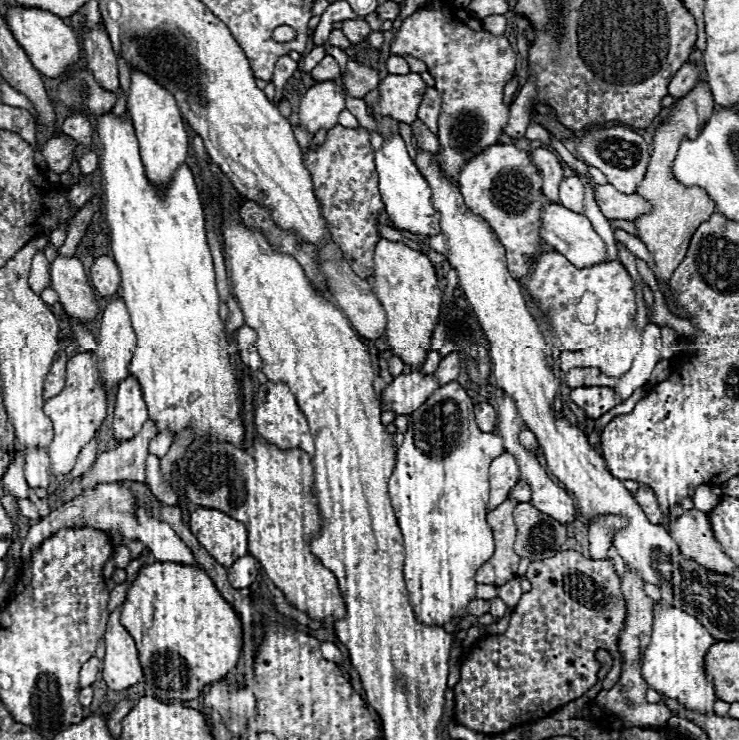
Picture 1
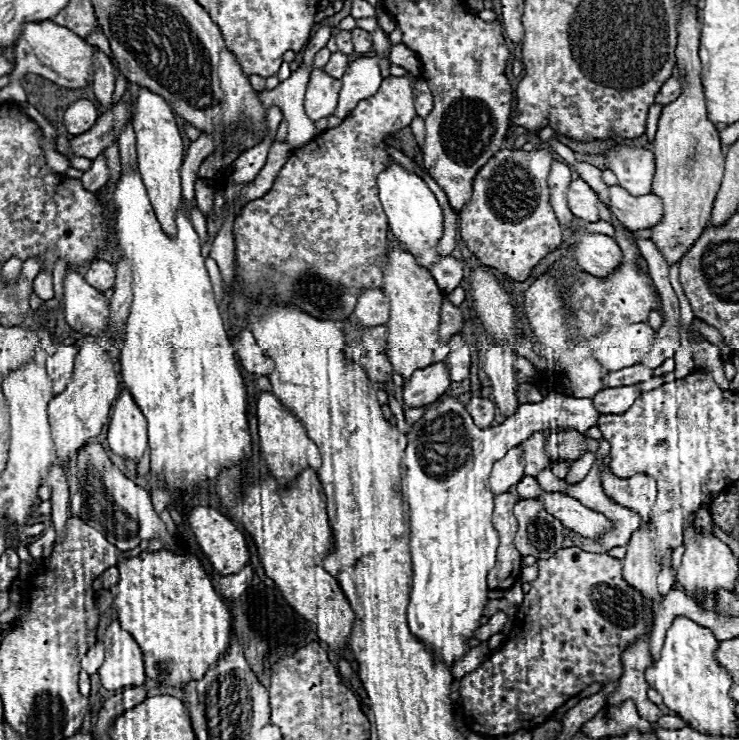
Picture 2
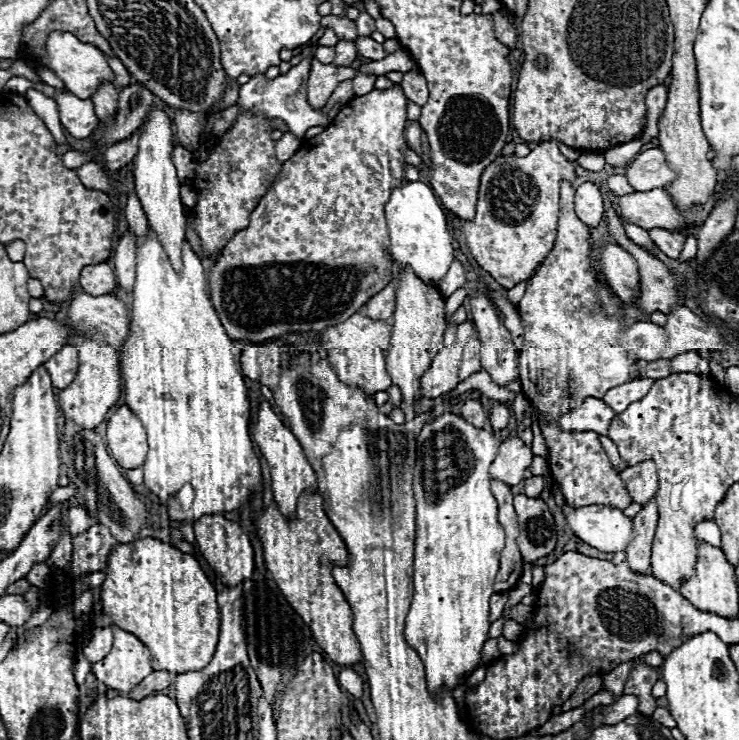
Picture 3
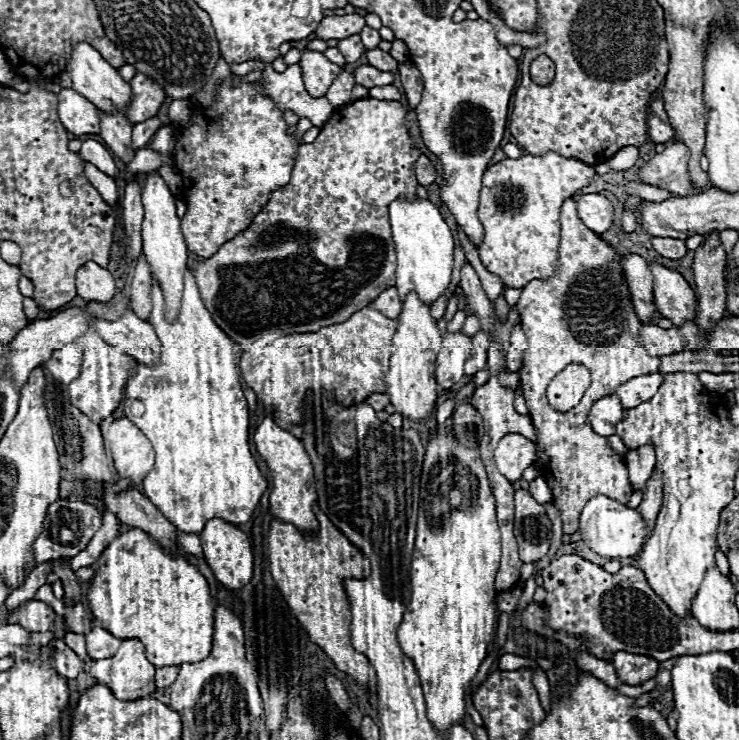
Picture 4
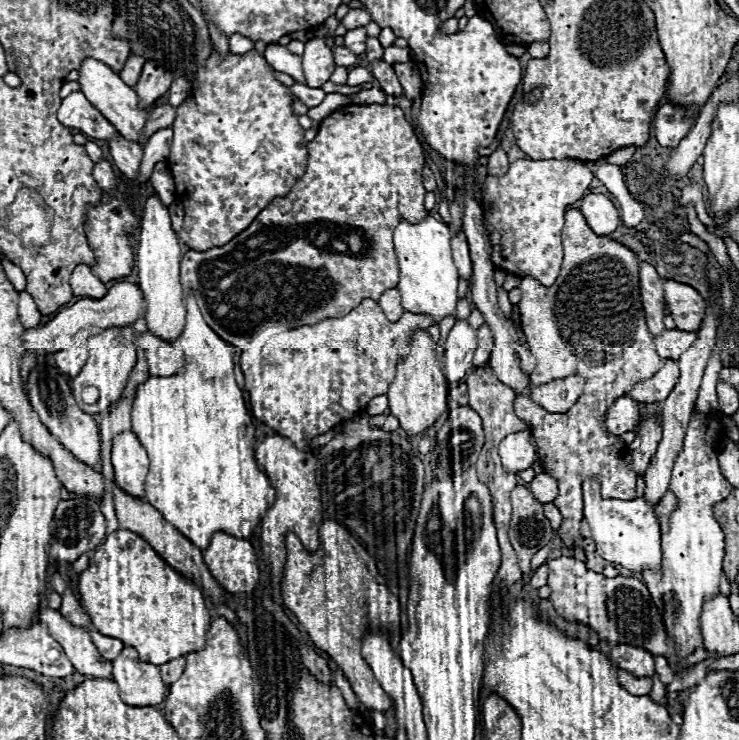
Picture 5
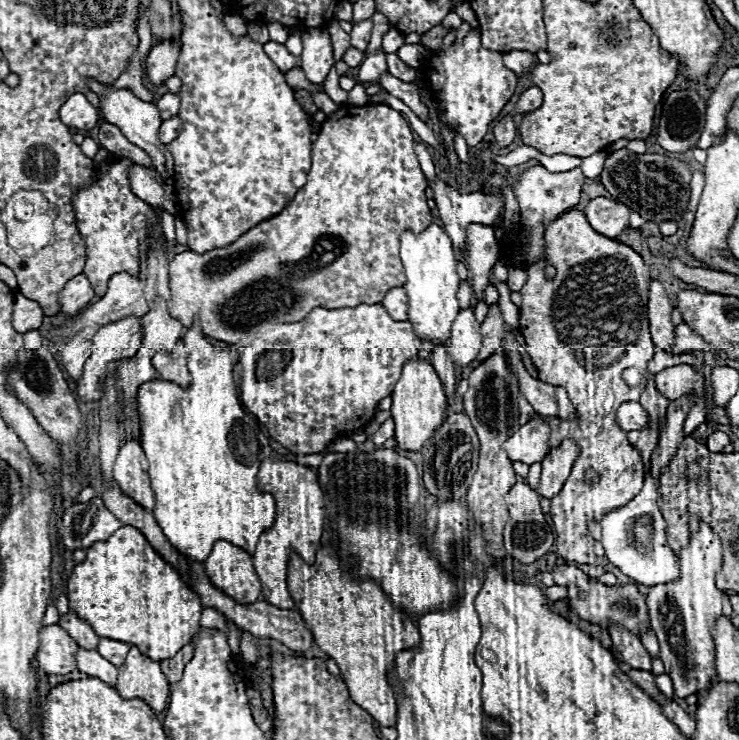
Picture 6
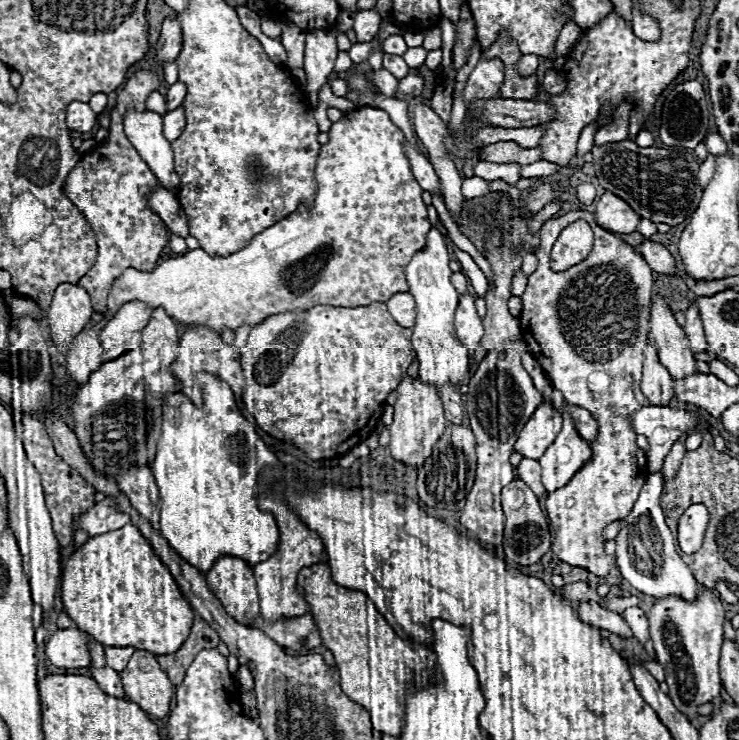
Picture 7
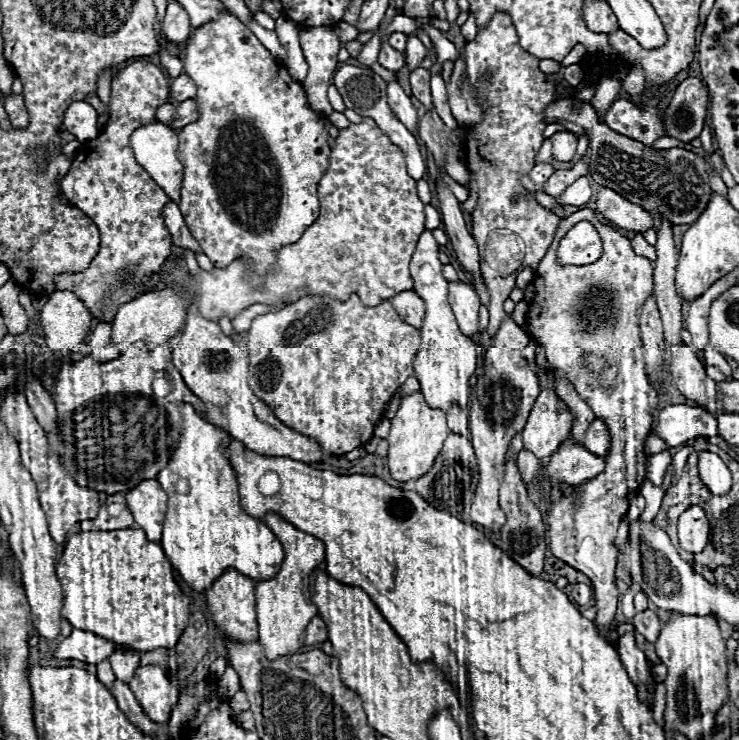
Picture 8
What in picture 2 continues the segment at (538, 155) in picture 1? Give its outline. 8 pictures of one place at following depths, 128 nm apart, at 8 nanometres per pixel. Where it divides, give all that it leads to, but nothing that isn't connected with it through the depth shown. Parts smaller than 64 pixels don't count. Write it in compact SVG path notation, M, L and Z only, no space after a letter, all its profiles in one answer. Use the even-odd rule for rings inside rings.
M554 160L552 162L552 168L550 168L550 176L548 176L548 188L550 188L550 204L558 216L558 222L562 226L568 226L572 224L574 216L572 212L568 210L568 202L566 202L566 190L568 190L568 184L570 184L570 178L572 172L570 168L564 164L564 162L558 162Z

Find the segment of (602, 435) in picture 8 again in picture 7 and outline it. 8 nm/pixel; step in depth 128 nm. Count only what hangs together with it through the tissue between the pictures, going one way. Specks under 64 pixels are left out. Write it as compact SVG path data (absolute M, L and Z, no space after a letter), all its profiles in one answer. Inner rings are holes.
M566 404L566 410L570 412L578 434L580 434L586 442L592 442L592 440L596 438L596 434L598 434L598 426L596 426L596 420L588 414L588 410L578 408L578 406L572 406L572 404Z

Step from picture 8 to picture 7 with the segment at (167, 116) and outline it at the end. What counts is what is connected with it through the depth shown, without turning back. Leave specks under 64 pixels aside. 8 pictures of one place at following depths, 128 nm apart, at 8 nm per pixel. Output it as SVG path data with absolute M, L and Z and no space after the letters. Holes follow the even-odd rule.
M152 92L148 98L146 98L146 108L148 110L156 110L158 114L164 114L166 112L166 100L160 92Z

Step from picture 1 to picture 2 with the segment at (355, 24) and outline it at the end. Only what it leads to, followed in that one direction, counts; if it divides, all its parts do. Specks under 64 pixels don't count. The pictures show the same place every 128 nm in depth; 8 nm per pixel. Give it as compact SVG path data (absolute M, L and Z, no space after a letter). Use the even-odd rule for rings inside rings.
M354 28L352 30L352 42L354 42L356 52L368 52L372 48L372 34L362 30L362 28Z

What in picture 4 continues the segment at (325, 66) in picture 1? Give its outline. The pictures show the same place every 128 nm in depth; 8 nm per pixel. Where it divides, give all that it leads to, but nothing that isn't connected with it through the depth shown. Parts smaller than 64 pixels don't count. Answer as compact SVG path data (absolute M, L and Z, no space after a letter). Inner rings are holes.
M354 34L354 36L348 36L348 38L340 40L338 42L338 50L344 54L346 62L352 64L352 62L356 62L364 54L364 44L360 42L360 36Z

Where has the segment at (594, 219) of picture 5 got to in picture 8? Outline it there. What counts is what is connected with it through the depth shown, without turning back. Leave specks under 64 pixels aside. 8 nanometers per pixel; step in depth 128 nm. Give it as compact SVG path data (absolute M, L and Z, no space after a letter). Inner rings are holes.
M602 188L598 192L596 206L598 206L598 212L618 228L646 232L648 228L654 226L654 218L650 212L628 202L626 198L620 198L620 194L616 194L614 190Z

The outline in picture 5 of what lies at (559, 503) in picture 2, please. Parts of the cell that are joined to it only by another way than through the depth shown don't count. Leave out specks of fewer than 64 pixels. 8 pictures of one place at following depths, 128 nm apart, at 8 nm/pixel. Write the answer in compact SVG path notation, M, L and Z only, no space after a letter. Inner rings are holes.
M596 480L584 482L584 518L590 524L590 538L596 544L596 552L612 562L620 564L632 572L642 572L644 568L662 568L662 548L660 548L660 524L652 506L644 498L634 500L614 500L600 498L600 486Z

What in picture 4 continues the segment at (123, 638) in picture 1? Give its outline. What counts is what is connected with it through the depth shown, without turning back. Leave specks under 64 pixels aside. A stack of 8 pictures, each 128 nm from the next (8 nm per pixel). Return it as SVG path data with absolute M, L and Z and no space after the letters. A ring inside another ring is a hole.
M69 632L64 638L64 641L82 659L88 659L85 635ZM136 638L122 640L118 652L108 660L94 660L90 674L108 686L120 700L146 698L154 692L154 666L144 656L144 646Z

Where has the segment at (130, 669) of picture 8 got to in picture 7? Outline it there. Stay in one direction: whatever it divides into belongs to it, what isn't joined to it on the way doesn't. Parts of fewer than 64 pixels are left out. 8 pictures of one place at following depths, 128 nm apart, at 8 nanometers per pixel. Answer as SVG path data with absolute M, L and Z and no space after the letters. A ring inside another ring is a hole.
M106 646L104 652L106 652L108 666L112 666L118 672L122 672L126 668L126 664L128 664L134 648L132 646Z

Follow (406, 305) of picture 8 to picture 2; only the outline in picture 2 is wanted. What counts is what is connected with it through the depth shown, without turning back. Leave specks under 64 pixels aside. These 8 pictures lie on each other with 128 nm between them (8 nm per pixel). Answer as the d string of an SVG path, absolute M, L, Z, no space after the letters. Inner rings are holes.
M366 288L358 296L358 304L352 312L352 320L356 320L364 328L384 326L388 322L390 308L384 292L380 288Z

